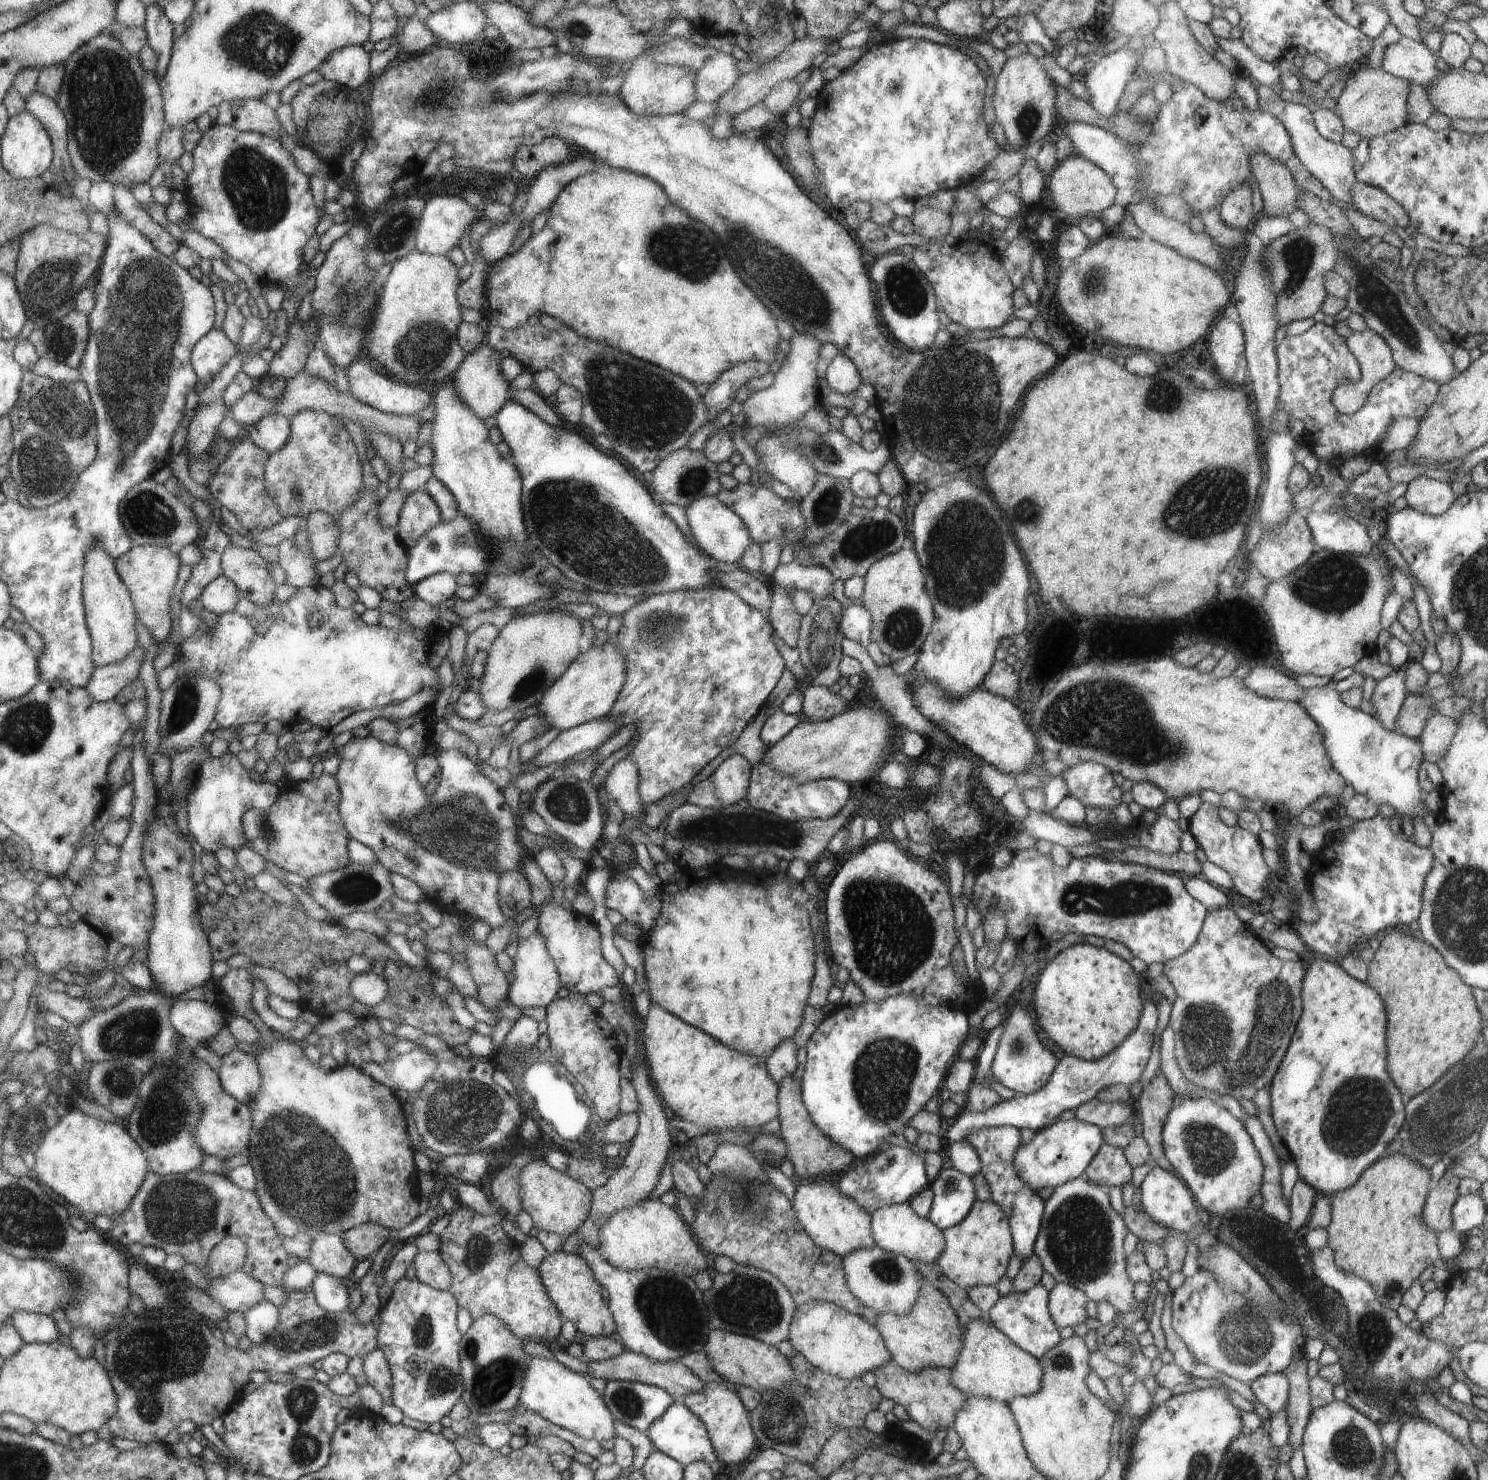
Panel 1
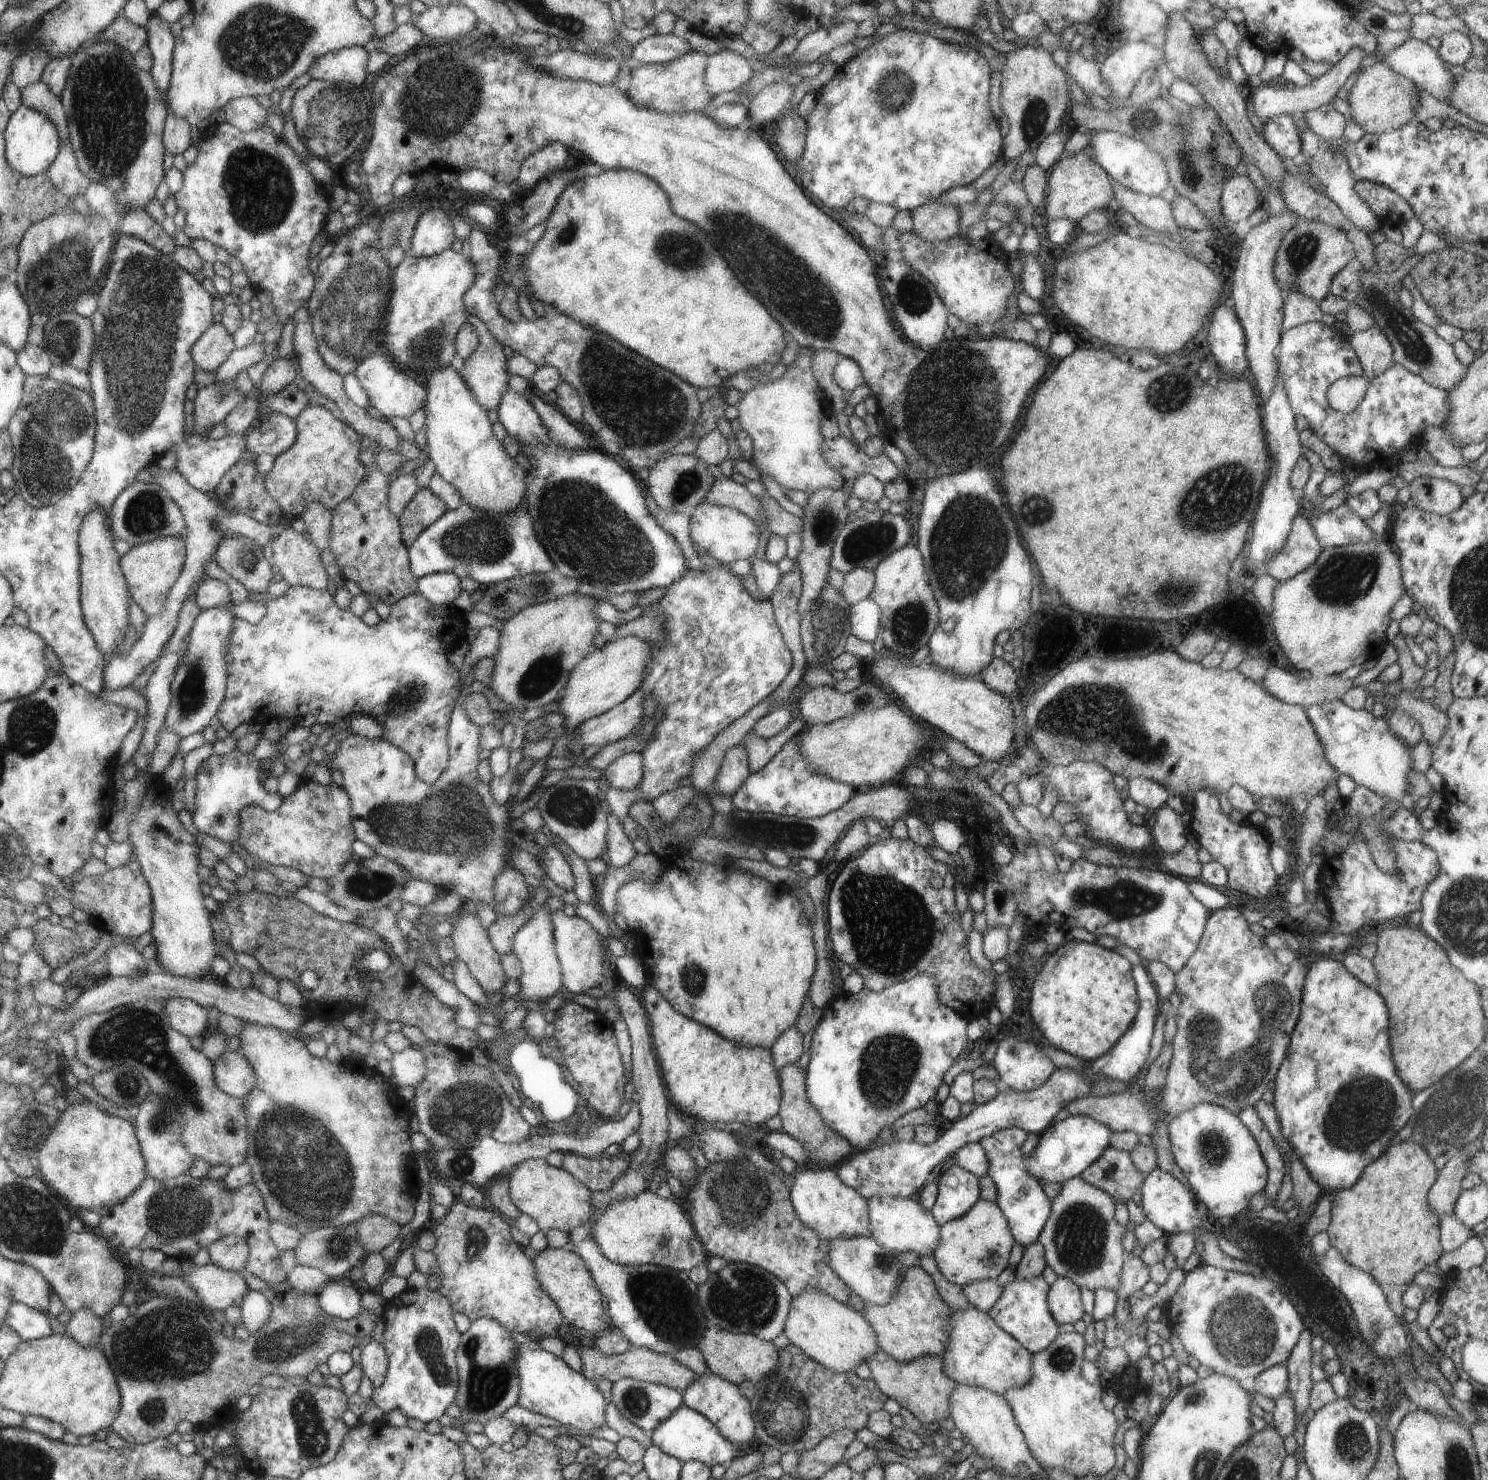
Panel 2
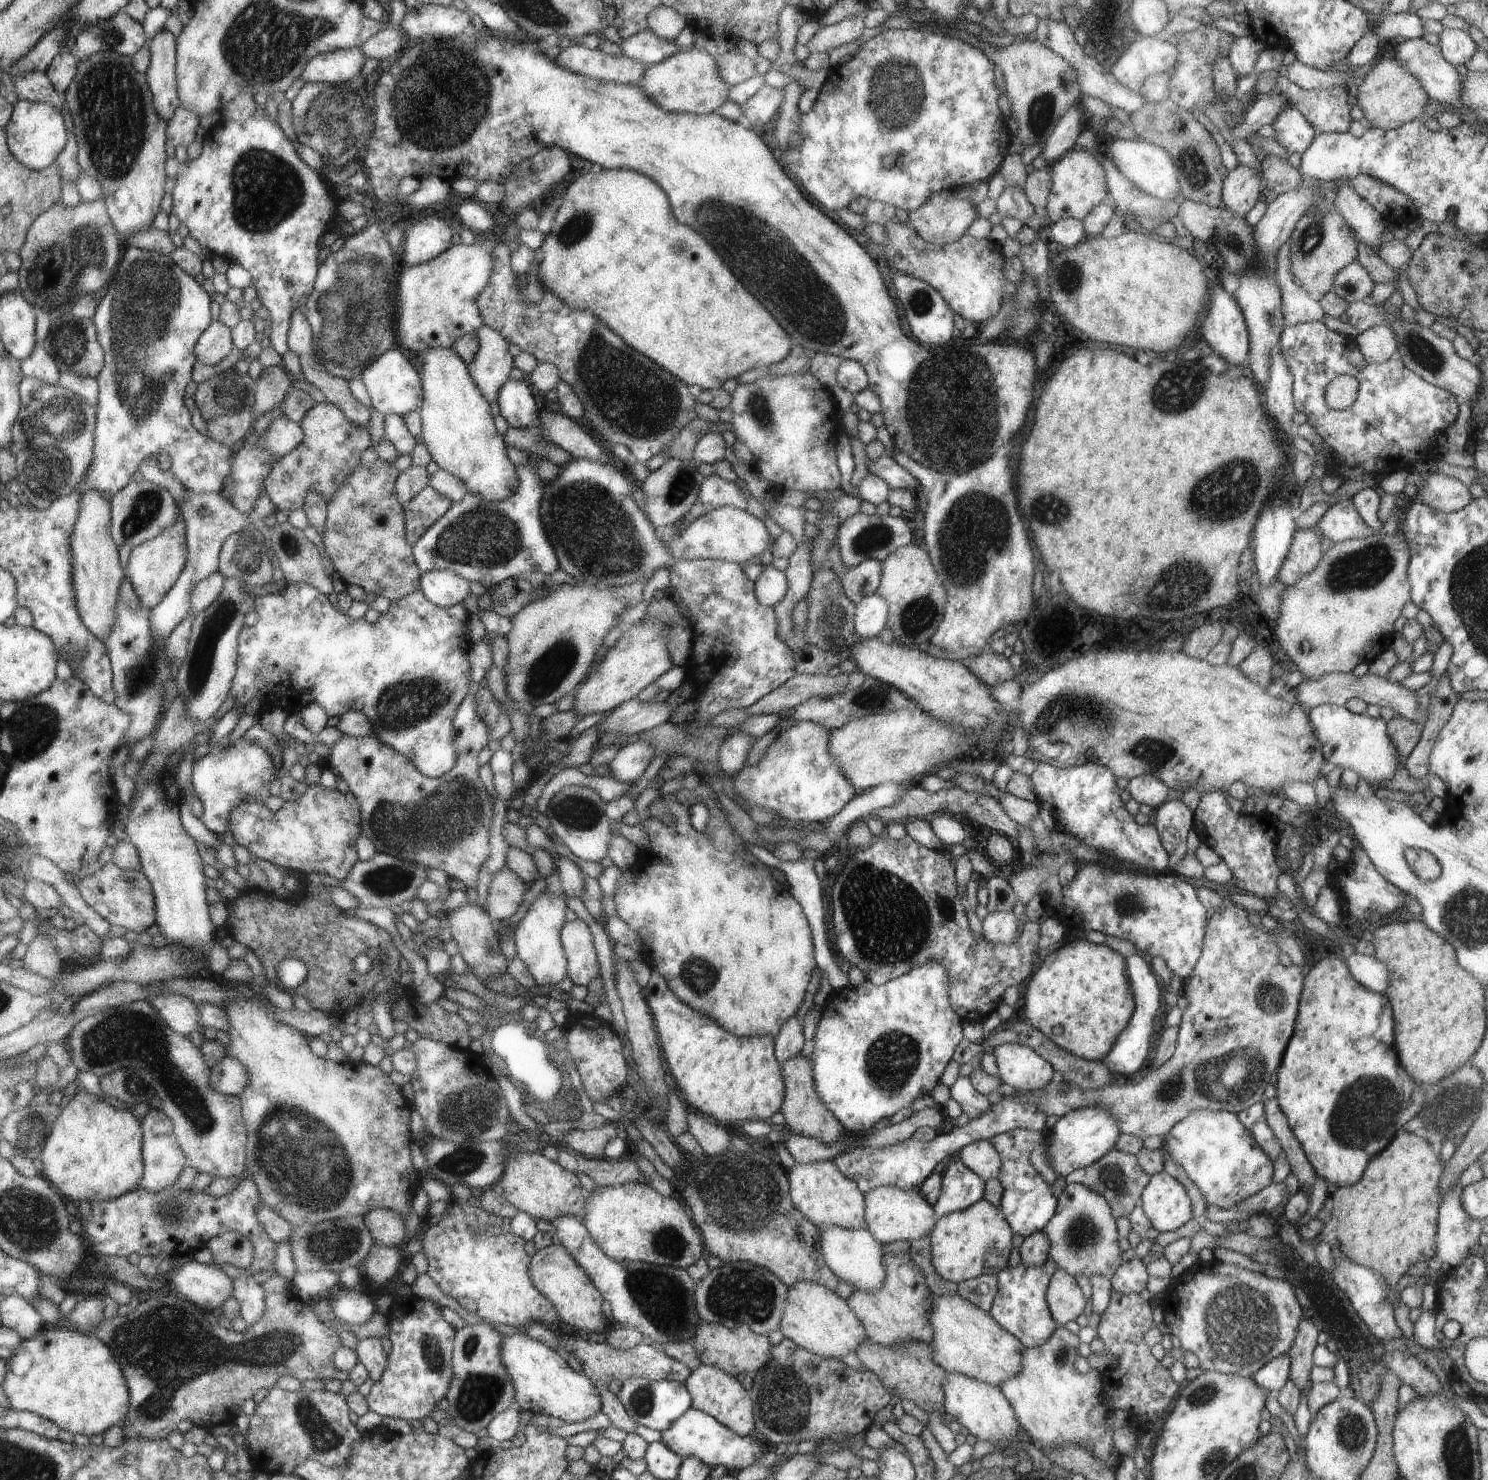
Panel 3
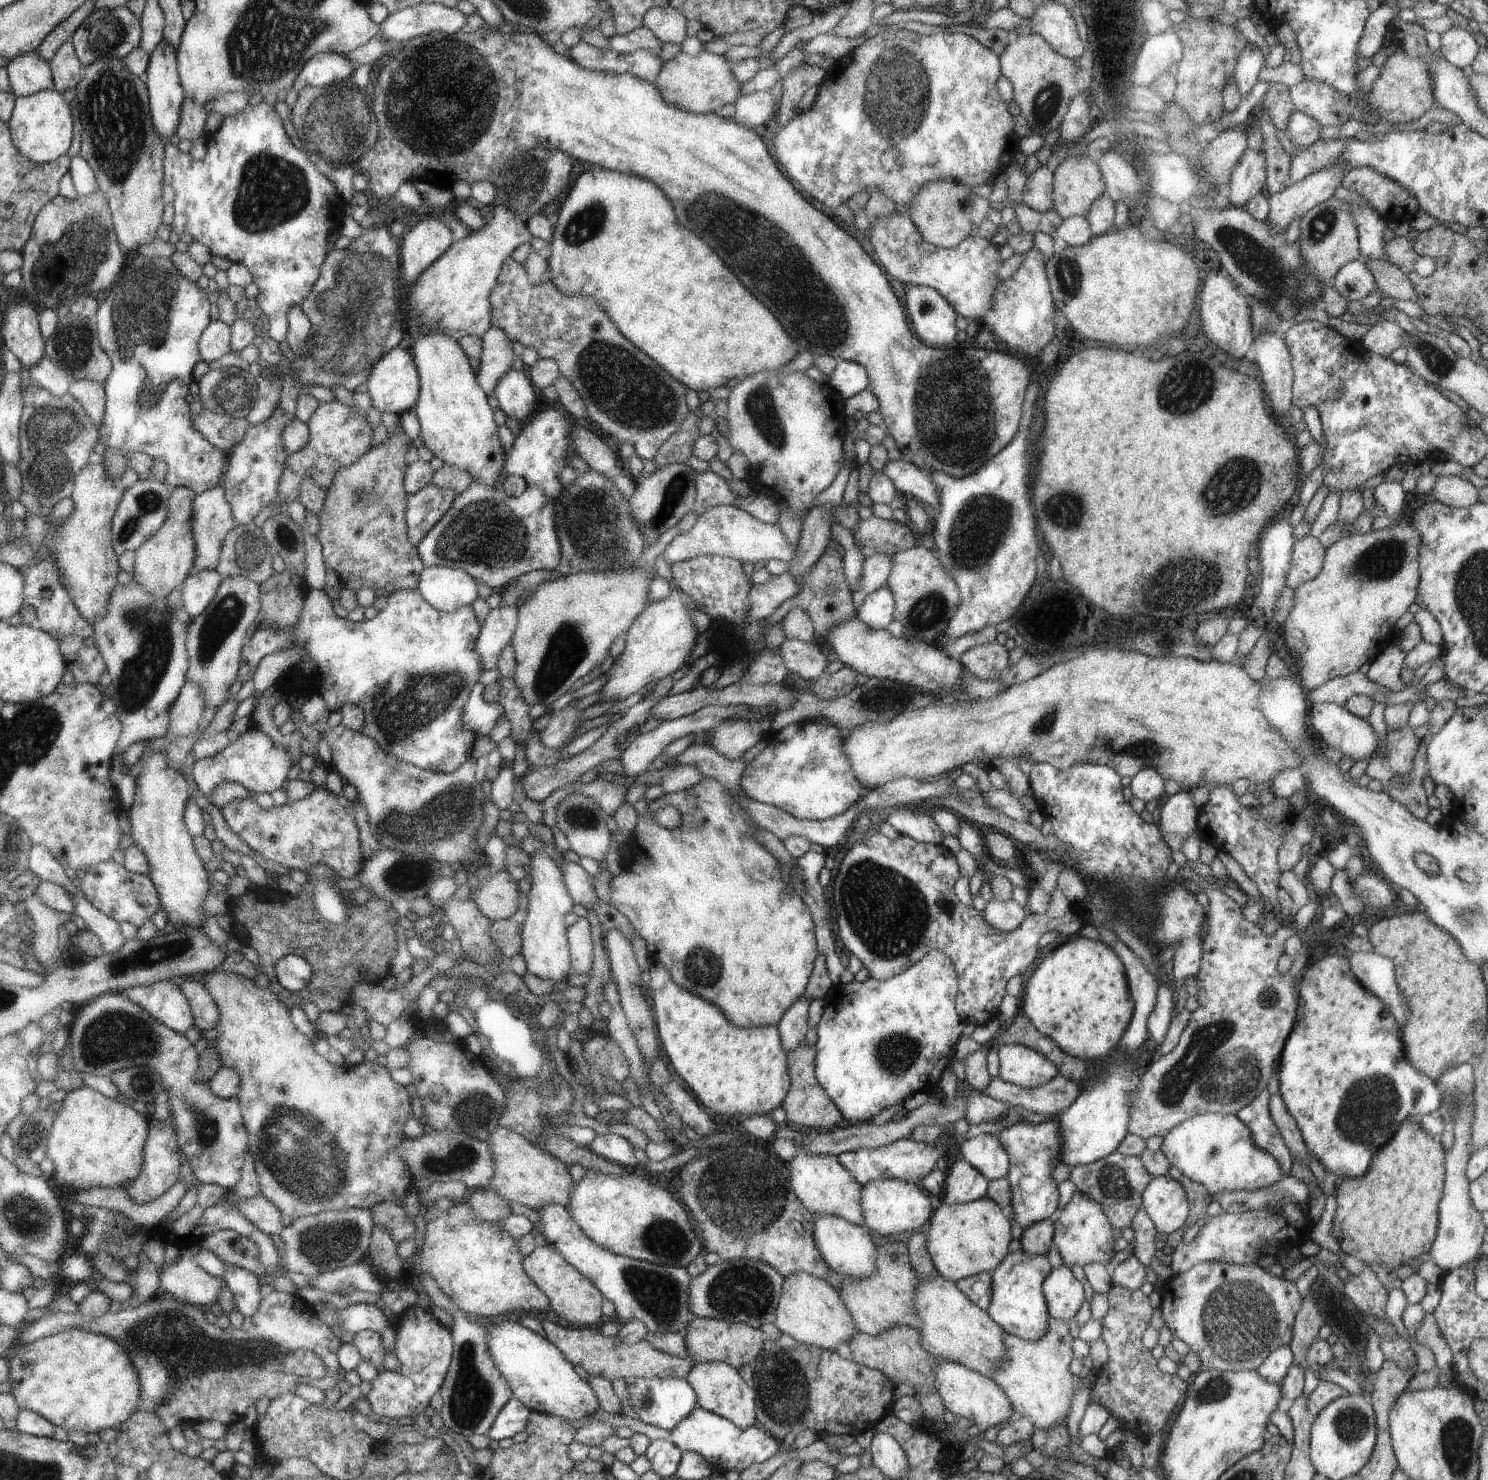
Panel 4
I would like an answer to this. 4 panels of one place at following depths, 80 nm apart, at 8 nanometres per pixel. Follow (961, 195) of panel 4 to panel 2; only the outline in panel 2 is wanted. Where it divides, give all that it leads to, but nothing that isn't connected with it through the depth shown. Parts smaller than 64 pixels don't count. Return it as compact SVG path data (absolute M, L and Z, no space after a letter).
M931 201L911 211L914 221L912 232L932 243L950 240L959 235L961 216L957 207L944 206L938 201Z

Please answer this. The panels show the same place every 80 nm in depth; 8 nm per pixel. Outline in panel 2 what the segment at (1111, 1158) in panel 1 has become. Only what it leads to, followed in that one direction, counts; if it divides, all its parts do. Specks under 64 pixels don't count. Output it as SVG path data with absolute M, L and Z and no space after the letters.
M1106 1148L1102 1156L1078 1177L1084 1182L1110 1194L1114 1204L1117 1200L1132 1200L1132 1195L1144 1184L1143 1173L1132 1164L1128 1152Z

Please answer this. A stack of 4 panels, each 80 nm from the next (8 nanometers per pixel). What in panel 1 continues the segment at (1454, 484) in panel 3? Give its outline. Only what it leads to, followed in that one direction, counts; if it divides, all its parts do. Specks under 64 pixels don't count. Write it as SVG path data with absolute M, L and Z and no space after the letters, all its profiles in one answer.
M1423 475L1408 483L1404 498L1409 508L1436 517L1450 510L1450 506L1454 506L1458 497L1450 482L1439 482Z

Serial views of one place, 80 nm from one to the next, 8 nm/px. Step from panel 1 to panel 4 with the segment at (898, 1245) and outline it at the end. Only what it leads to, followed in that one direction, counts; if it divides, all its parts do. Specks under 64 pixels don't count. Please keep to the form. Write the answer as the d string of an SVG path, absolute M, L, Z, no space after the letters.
M880 1178L868 1182L861 1193L861 1209L864 1211L864 1227L879 1241L896 1238L902 1232L920 1232L928 1226L934 1208L930 1195L912 1182L898 1178Z

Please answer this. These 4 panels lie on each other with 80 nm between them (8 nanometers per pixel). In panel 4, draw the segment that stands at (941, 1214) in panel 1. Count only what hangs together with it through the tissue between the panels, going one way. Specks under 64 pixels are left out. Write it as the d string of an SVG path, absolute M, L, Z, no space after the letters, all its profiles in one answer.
M958 1160L947 1170L944 1202L946 1204L975 1202L987 1197L988 1186L988 1178L984 1178L982 1172L978 1172L966 1160Z

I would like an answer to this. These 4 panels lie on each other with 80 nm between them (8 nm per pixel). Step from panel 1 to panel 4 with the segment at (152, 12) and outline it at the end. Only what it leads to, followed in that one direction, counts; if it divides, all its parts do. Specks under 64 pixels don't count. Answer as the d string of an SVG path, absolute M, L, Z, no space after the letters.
M162 40L156 50L152 52L152 56L149 56L149 64L145 73L154 130L158 132L158 136L169 141L181 124L182 106L185 104L186 98L185 88L181 86L180 71L177 68L177 50Z

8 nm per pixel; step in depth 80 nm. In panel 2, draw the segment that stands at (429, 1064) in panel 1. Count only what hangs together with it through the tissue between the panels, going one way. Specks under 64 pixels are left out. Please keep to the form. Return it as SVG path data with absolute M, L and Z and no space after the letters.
M418 1046L406 1048L402 1052L394 1054L392 1062L392 1077L400 1086L412 1086L416 1090L418 1082L422 1082L426 1074L426 1062L424 1054Z

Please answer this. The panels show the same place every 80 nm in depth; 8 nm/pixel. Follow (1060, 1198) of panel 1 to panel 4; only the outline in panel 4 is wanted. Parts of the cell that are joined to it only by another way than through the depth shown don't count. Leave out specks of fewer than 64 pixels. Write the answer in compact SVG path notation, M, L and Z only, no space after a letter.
M1075 1191L1072 1200L1062 1210L1058 1210L1053 1221L1056 1232L1054 1232L1051 1247L1060 1252L1065 1266L1078 1264L1084 1269L1084 1266L1090 1262L1100 1262L1106 1265L1114 1256L1115 1252L1112 1252L1112 1247L1117 1241L1114 1240L1114 1232L1112 1232L1114 1228L1110 1226L1104 1208L1098 1202L1090 1200L1086 1194Z

